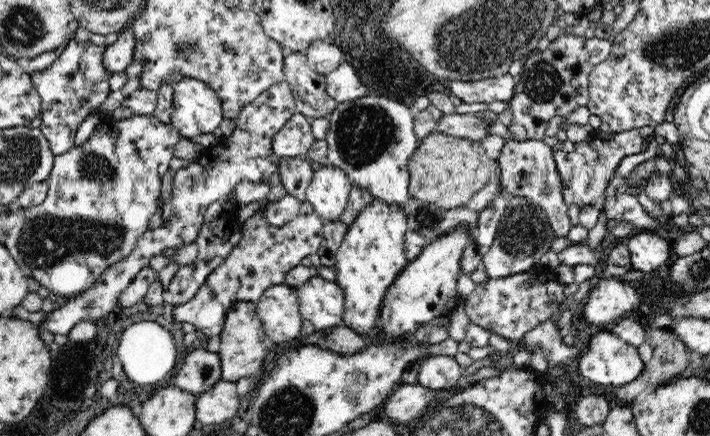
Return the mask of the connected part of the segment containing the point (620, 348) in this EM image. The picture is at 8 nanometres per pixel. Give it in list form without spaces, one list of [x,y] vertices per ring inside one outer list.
[[[604,328],[590,338],[588,348],[578,358],[578,371],[582,377],[596,384],[609,384],[616,388],[632,382],[644,370],[644,365],[635,346],[630,346],[612,330]]]

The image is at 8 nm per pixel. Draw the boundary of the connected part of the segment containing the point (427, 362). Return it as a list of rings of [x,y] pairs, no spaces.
[[[430,354],[420,363],[417,383],[434,392],[457,386],[465,376],[454,356]]]

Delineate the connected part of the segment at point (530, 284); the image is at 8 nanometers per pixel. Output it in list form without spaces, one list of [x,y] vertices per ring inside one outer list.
[[[527,271],[512,274],[506,278],[488,278],[477,284],[470,294],[463,297],[462,301],[465,304],[469,322],[512,341],[523,338],[540,322],[555,317],[554,310],[565,301],[564,298],[560,298],[562,294],[560,290],[562,286],[556,284],[556,280],[552,284],[544,284],[538,280],[536,272]]]

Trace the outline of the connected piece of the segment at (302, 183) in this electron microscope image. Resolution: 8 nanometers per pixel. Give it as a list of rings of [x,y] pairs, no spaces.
[[[279,157],[277,168],[282,186],[287,194],[295,196],[299,201],[304,201],[306,188],[313,177],[310,160],[302,157]]]

